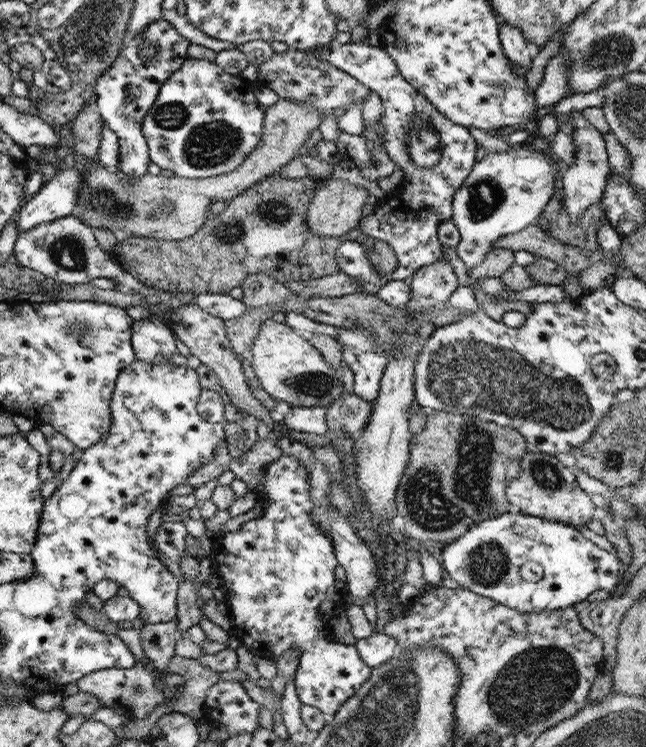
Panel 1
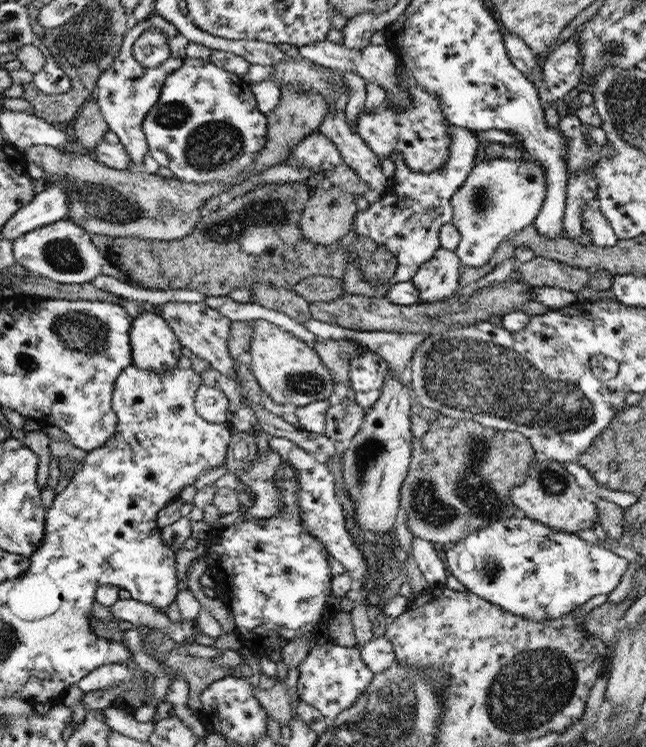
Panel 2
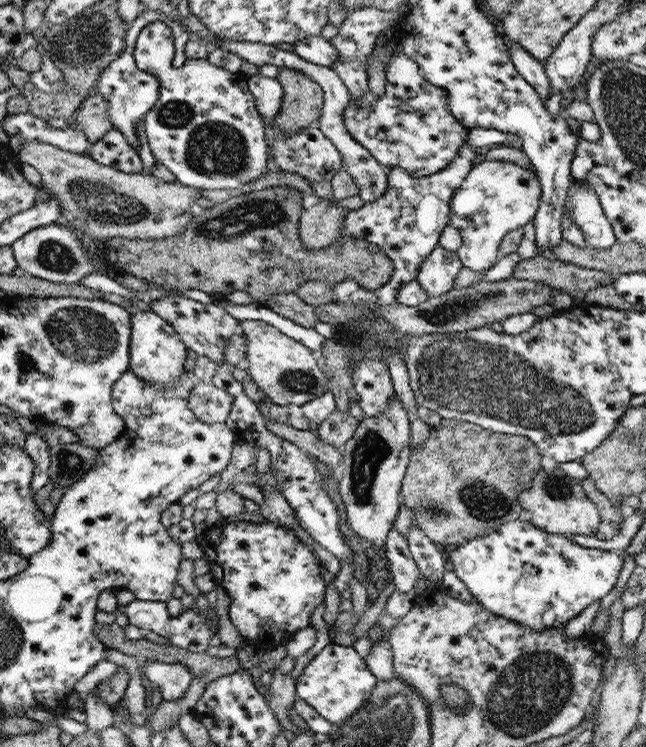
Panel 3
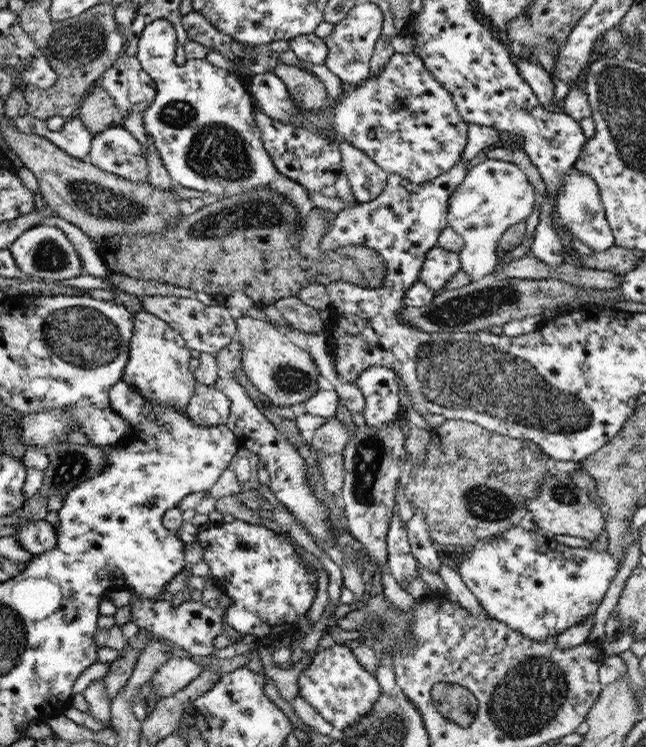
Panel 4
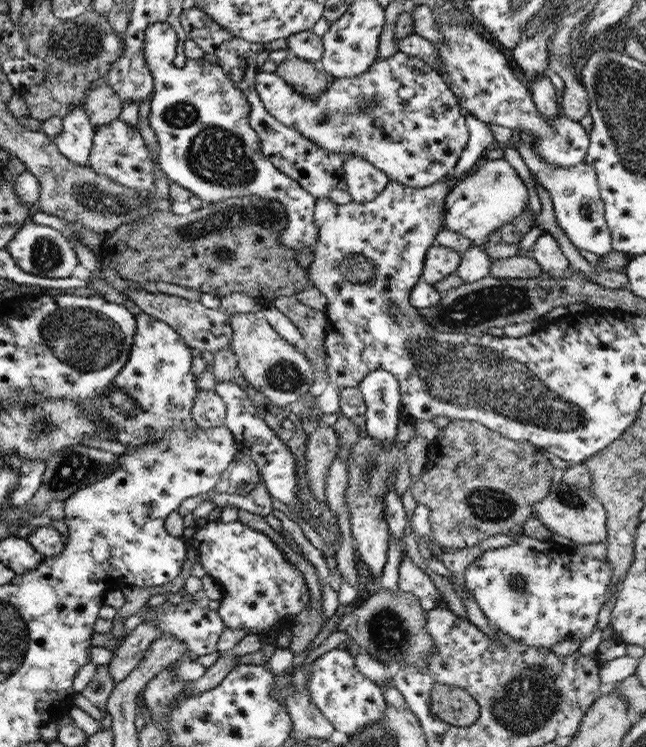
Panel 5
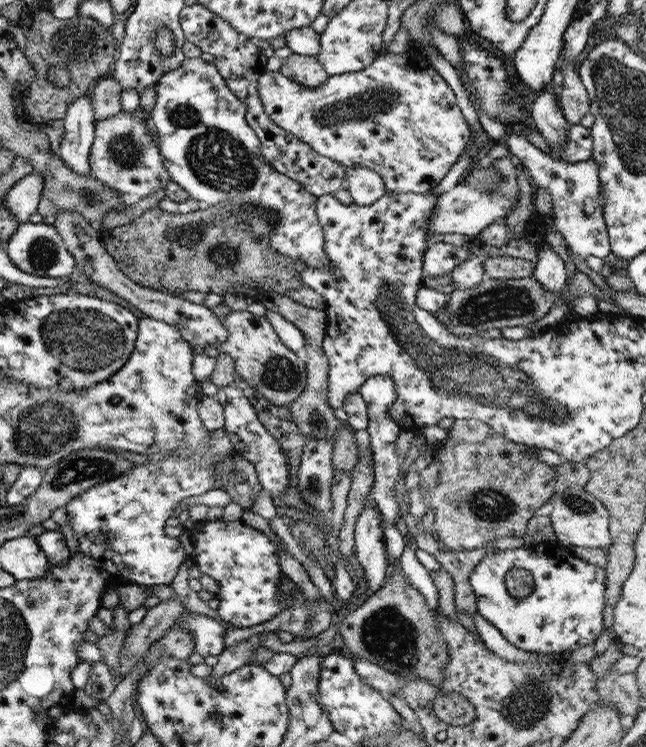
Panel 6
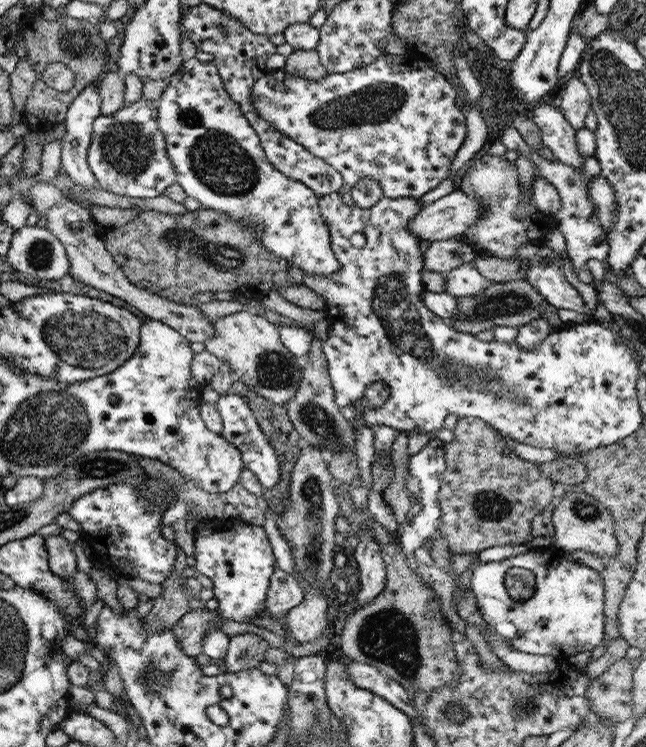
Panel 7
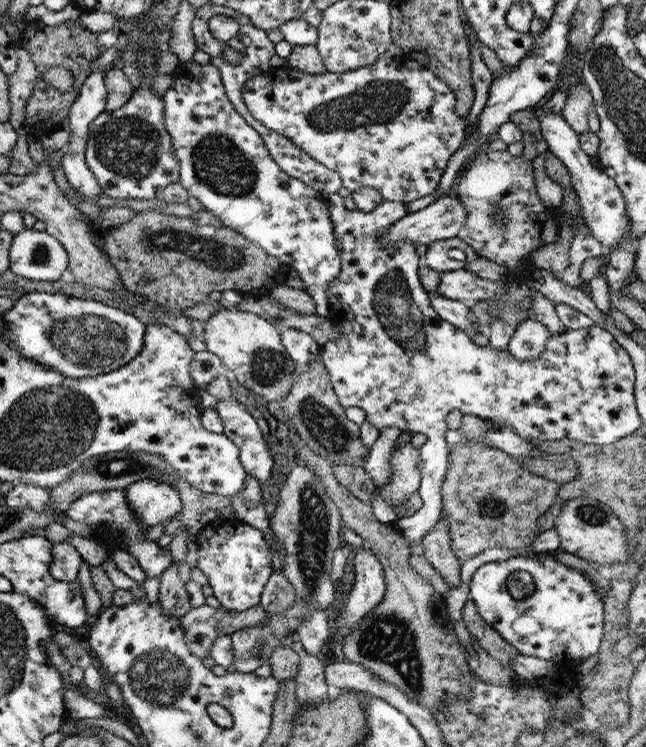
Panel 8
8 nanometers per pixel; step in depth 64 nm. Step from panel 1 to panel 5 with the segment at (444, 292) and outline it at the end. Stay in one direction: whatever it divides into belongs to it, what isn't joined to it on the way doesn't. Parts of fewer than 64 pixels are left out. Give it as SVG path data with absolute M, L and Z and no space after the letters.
M432 246L426 252L422 280L433 286L436 281L442 280L449 274L456 273L461 259L461 254L458 254L456 250L442 246Z

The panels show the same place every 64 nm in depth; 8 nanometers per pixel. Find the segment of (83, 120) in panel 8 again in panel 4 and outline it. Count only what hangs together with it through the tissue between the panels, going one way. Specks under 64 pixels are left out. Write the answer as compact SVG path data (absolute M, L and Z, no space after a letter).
M29 115L14 118L14 126L24 134L36 134L52 141L52 144L76 159L86 160L90 153L93 136L78 117L68 118L60 132L51 132L46 122Z

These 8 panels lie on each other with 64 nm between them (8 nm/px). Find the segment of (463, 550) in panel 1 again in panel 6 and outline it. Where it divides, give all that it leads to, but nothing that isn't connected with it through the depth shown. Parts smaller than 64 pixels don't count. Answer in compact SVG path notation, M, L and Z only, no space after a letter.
M558 542L551 543L536 543L536 544L523 544L518 548L500 549L496 555L485 556L470 573L469 585L473 590L476 598L477 612L490 622L502 634L502 637L508 642L511 642L518 649L543 655L551 655L554 652L562 652L566 649L575 651L588 644L596 642L596 639L602 634L605 629L603 622L603 611L605 608L605 590L606 590L606 571L602 567L590 564L578 557L576 557L571 548L567 548Z

